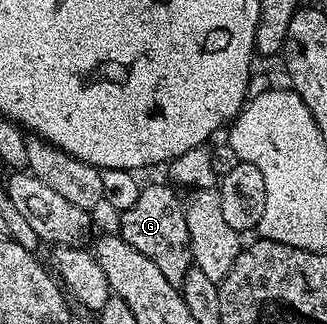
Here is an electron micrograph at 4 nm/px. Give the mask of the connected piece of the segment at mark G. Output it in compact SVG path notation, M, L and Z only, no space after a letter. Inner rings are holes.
M151 183L142 188L133 207L125 209L118 216L117 231L122 242L133 245L137 253L145 253L145 257L149 257L149 261L161 269L167 283L179 285L193 266L189 225L184 200L179 200L180 192L174 186L163 183Z

